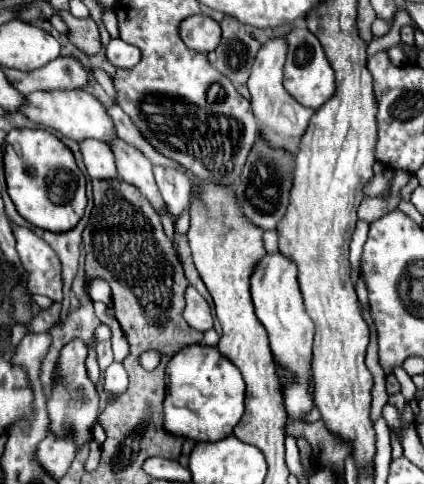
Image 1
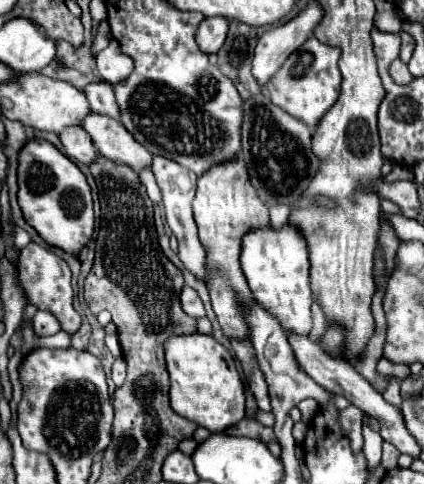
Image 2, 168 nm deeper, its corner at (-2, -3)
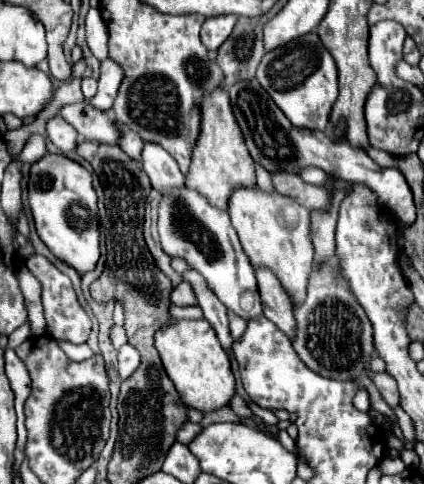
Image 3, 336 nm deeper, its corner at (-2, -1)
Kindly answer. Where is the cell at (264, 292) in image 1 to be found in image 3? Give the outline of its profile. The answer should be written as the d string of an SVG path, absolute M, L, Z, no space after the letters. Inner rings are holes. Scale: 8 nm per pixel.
M236 189L230 197L228 213L252 267L270 269L290 299L296 305L302 305L308 291L314 255L314 245L310 239L310 211L278 193L266 195L260 189Z

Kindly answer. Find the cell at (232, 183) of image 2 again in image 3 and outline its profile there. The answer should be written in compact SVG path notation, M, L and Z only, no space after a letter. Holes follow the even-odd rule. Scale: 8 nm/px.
M214 91L202 101L202 135L198 139L198 147L194 149L194 159L190 171L186 175L186 187L198 191L212 207L226 211L230 195L240 187L256 187L256 169L250 159L240 127L234 119L228 93Z

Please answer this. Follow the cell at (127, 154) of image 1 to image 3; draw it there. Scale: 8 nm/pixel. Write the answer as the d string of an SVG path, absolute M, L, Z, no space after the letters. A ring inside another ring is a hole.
M80 101L74 105L66 105L60 115L76 127L82 139L106 143L106 145L118 145L122 131L114 117L108 111L100 111L88 101Z

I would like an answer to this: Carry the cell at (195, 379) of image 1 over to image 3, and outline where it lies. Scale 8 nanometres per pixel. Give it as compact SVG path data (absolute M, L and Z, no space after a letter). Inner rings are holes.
M206 319L174 321L172 325L160 329L156 335L156 349L186 407L210 413L230 403L236 393L236 379L230 367L230 359Z

